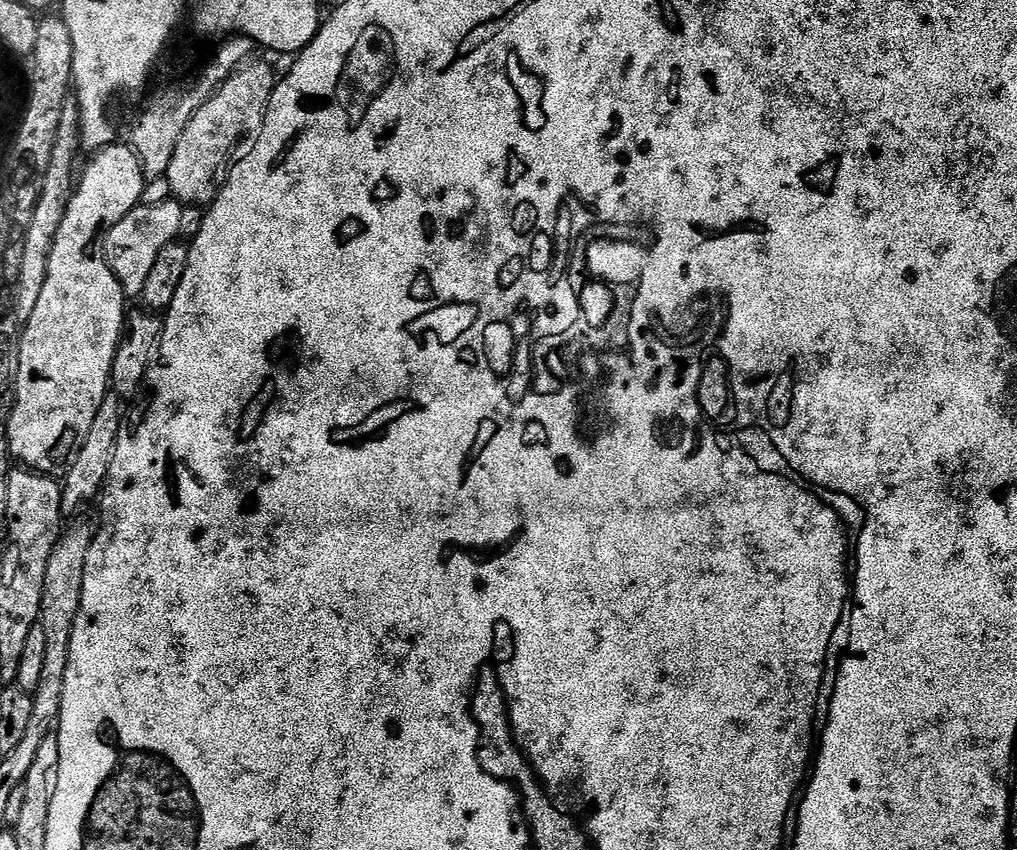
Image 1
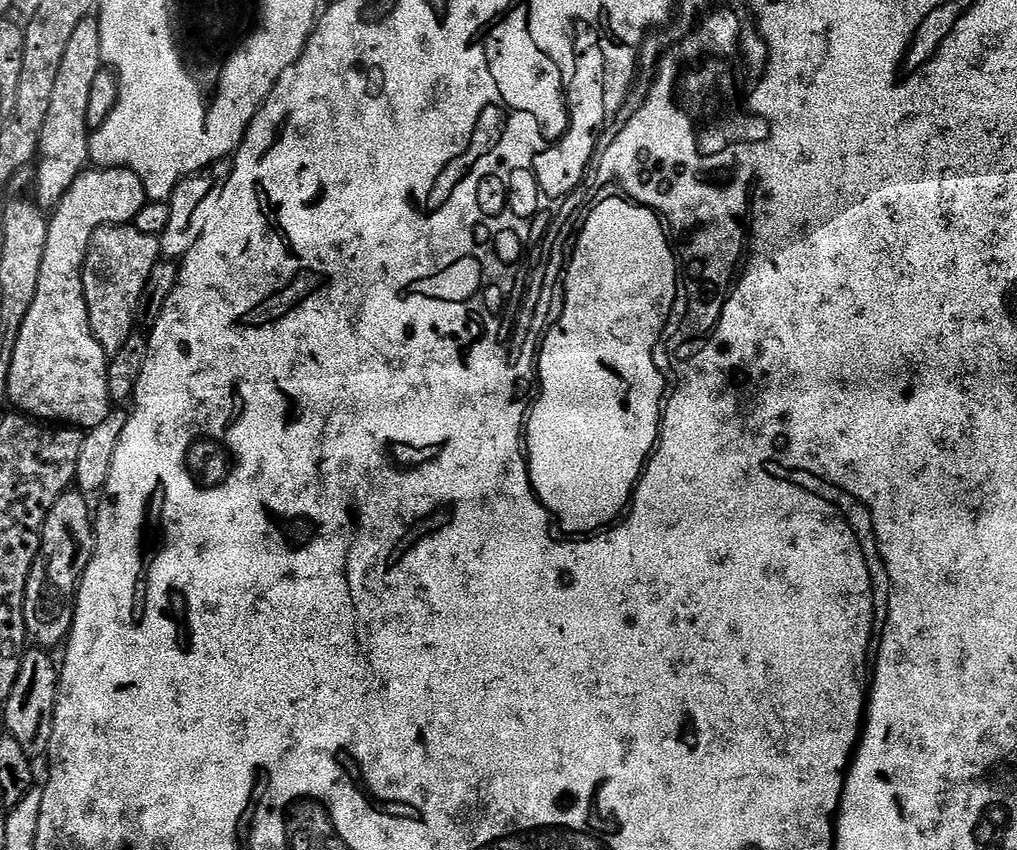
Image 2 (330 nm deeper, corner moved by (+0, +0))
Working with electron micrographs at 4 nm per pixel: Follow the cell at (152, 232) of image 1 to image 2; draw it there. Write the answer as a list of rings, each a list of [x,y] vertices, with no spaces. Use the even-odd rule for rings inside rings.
[[[104,224],[98,230],[94,230],[84,263],[84,297],[94,338],[98,338],[98,346],[102,346],[109,358],[118,354],[137,327],[136,311],[139,308],[139,299],[142,298],[146,280],[150,278],[150,270],[154,270],[159,259],[159,239],[150,234],[142,234],[142,230],[138,230],[132,224]]]

